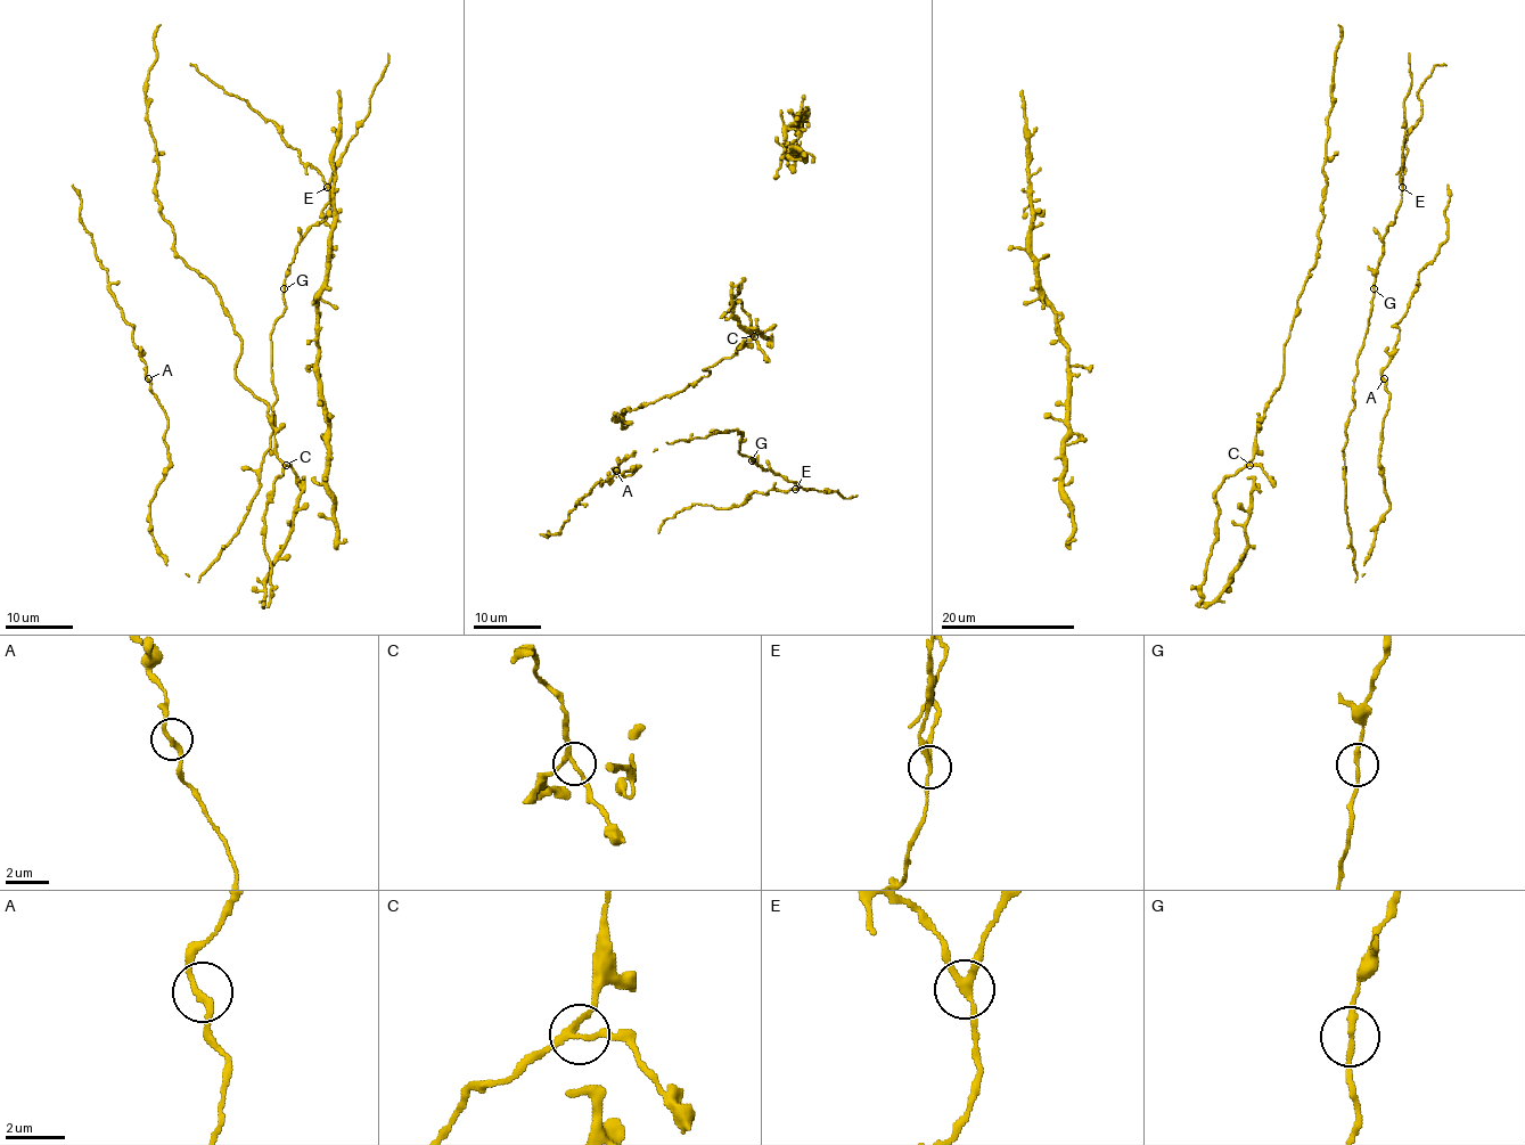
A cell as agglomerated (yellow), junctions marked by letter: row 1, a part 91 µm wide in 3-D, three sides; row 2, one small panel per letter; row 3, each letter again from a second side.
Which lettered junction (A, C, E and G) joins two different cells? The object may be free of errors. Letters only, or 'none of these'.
E

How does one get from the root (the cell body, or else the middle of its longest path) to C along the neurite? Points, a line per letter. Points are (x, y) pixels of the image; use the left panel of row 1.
C: (270, 498), (273, 481), (286, 465)

